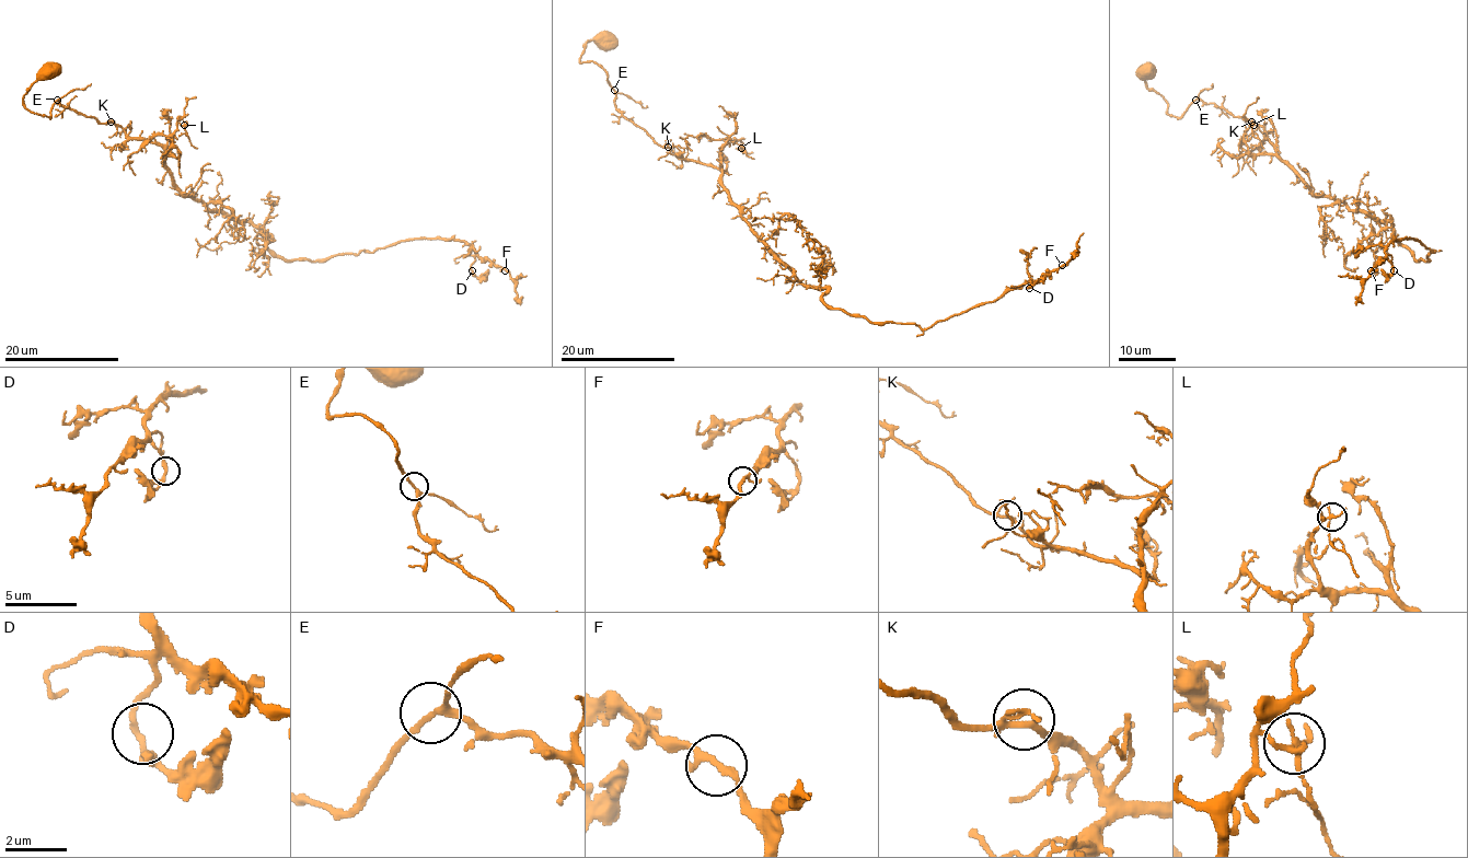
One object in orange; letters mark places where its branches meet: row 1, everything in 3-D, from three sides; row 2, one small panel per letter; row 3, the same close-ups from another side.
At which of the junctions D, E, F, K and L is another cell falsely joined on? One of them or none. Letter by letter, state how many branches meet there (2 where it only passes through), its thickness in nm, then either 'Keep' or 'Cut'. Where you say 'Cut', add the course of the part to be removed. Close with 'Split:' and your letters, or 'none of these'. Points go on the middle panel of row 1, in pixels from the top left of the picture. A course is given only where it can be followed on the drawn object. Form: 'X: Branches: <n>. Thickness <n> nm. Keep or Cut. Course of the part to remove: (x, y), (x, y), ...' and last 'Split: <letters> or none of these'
D: Branches: 3. Thickness 190 nm. Keep
E: Branches: 3. Thickness 180 nm. Keep
F: Branches: 3. Thickness 180 nm. Keep
K: Branches: 3. Thickness 180 nm. Keep
L: Branches: 3. Thickness 170 nm. Keep
Split: none of these

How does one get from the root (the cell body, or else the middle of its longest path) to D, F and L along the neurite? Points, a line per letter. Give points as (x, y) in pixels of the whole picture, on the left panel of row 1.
D: (48, 71), (27, 108), (49, 117), (58, 101), (155, 141), (184, 195), (287, 261), (452, 239), (472, 270)
F: (48, 71), (27, 108), (49, 117), (58, 101), (155, 141), (184, 195), (287, 261), (452, 239), (505, 270)
L: (48, 71), (23, 97), (38, 115), (49, 117), (58, 101), (155, 141), (165, 154), (176, 125), (184, 125)

